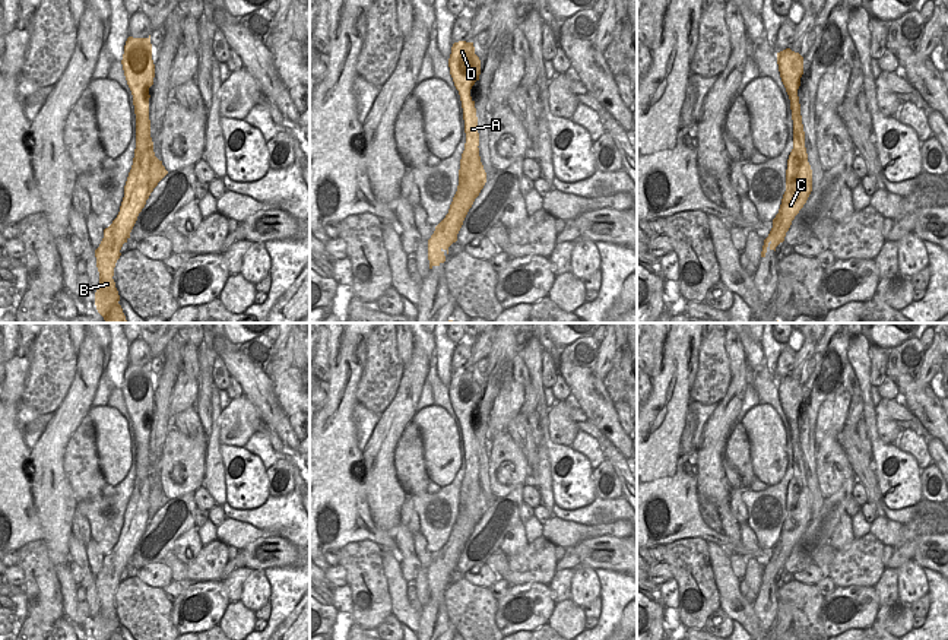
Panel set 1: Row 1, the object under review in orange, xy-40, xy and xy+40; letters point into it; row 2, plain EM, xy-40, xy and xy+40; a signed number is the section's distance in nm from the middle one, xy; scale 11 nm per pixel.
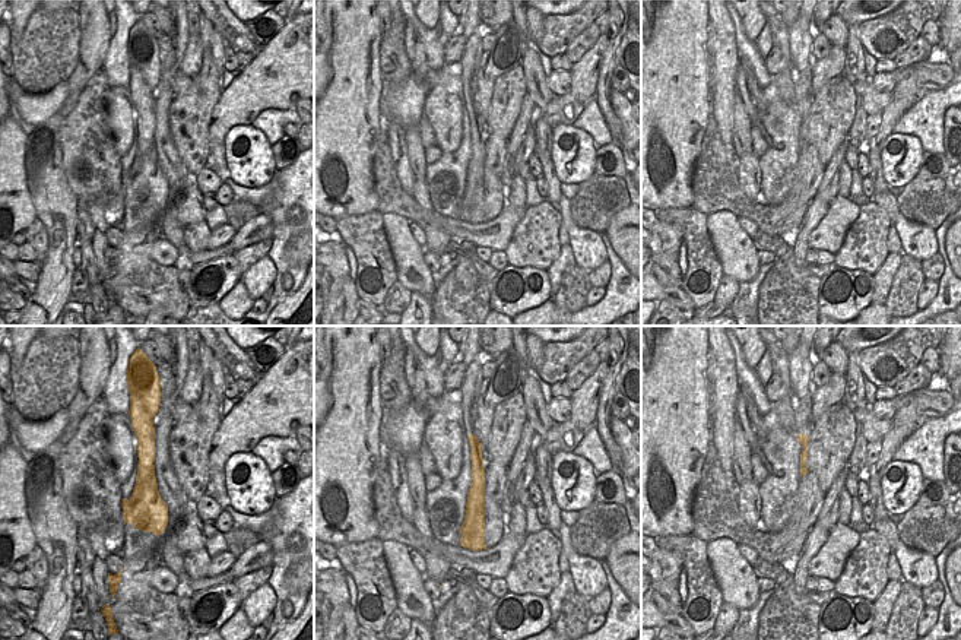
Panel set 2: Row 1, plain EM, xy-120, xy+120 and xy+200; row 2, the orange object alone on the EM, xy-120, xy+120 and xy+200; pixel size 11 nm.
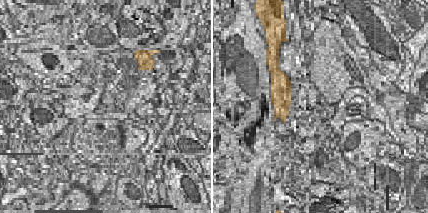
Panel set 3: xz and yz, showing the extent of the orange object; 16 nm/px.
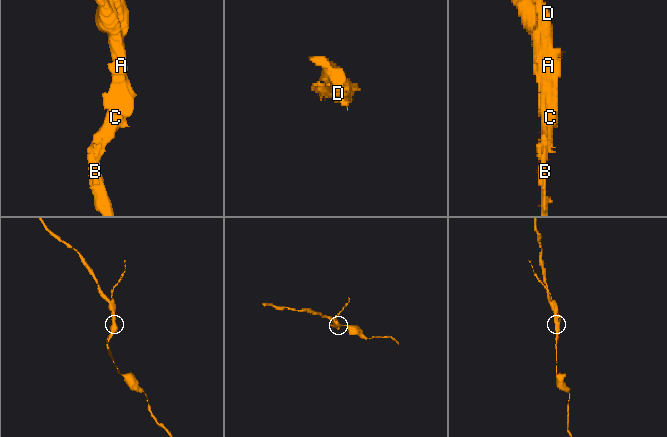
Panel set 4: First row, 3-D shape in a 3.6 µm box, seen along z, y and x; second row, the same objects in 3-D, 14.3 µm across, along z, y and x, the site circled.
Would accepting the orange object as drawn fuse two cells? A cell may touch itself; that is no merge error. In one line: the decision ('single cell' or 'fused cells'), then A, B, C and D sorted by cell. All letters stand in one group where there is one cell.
fused cells | A B C / D

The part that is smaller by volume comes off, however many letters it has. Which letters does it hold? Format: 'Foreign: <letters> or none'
Foreign: D

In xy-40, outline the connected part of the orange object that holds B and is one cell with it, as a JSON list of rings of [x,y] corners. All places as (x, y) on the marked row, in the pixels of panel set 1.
[[[149,92],[142,98],[133,98],[136,114],[136,149],[133,165],[124,186],[124,197],[120,212],[112,224],[104,229],[104,238],[95,250],[96,267],[99,272],[99,286],[95,292],[95,305],[105,323],[127,323],[123,308],[118,304],[120,295],[112,276],[115,263],[121,256],[120,250],[130,238],[130,232],[137,216],[146,205],[143,202],[143,193],[136,193],[133,186],[140,180],[139,169],[142,167],[152,165],[152,158],[148,153],[152,142],[149,98]]]

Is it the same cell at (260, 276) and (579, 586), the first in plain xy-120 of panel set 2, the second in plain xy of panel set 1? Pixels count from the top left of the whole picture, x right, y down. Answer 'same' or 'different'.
same

